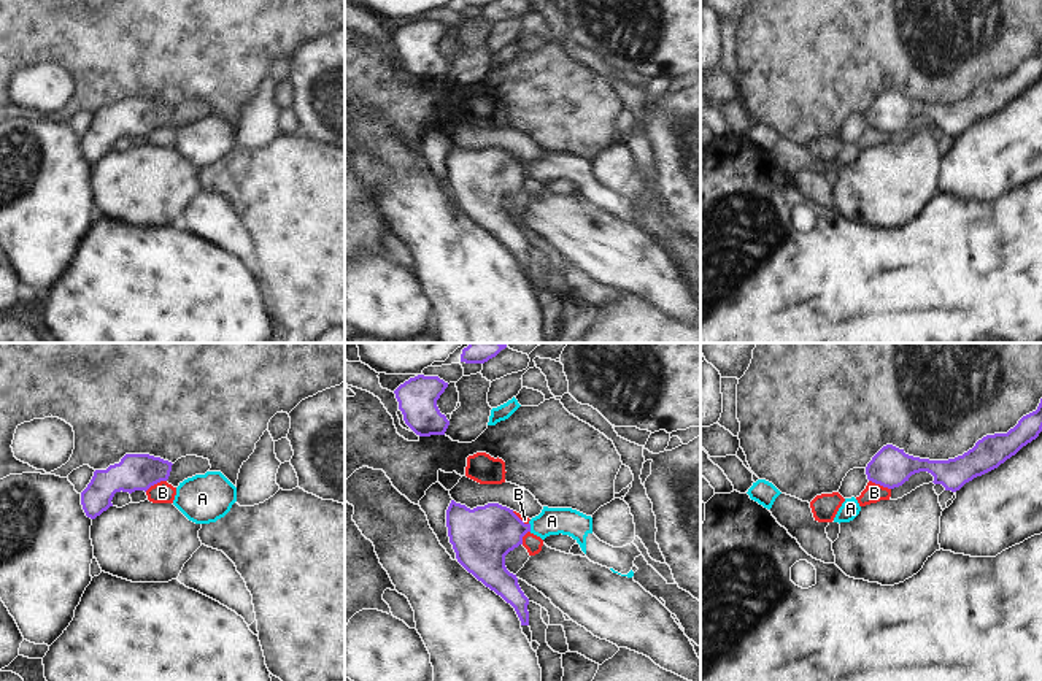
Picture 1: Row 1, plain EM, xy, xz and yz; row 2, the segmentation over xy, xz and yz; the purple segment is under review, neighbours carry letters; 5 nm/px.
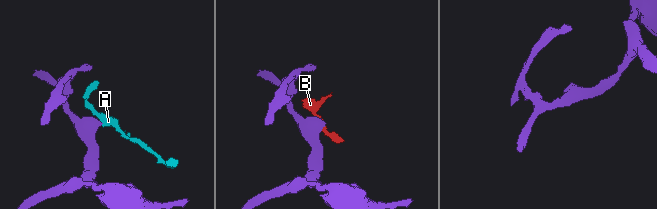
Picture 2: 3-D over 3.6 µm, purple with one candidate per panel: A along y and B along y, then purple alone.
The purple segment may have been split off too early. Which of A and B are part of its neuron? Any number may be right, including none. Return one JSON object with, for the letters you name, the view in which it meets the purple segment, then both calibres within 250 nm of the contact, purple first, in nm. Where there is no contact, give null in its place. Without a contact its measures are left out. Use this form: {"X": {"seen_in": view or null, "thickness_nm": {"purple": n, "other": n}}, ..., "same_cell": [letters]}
{"A": {"seen_in": "xz", "thickness_nm": {"purple": 300, "other": 140}}, "same_cell": ["A"]}

